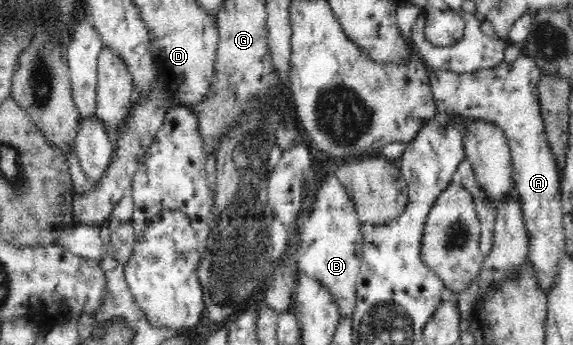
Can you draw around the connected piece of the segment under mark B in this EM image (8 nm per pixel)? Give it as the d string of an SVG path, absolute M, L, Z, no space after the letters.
M327 174L317 190L309 217L303 222L295 256L299 270L321 281L331 292L339 314L351 320L356 307L356 280L362 261L364 230L345 187L334 174Z

